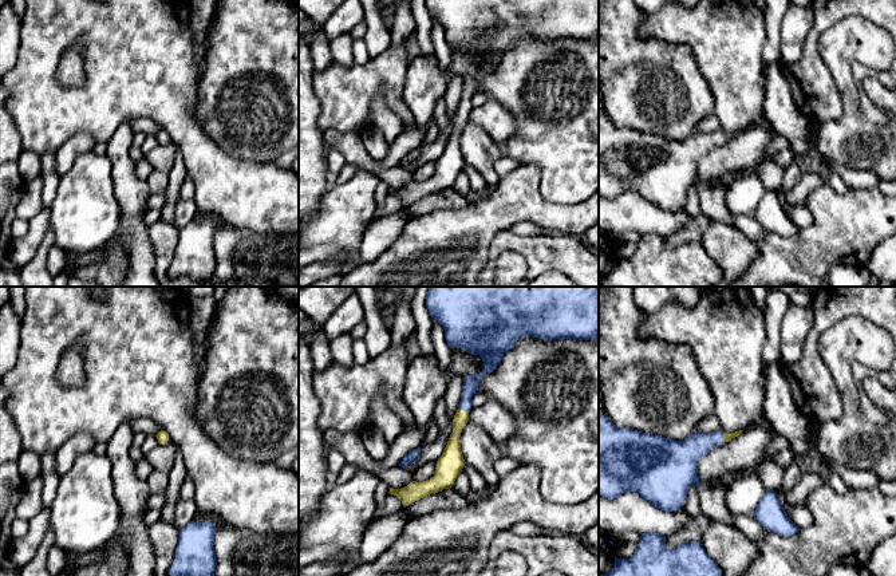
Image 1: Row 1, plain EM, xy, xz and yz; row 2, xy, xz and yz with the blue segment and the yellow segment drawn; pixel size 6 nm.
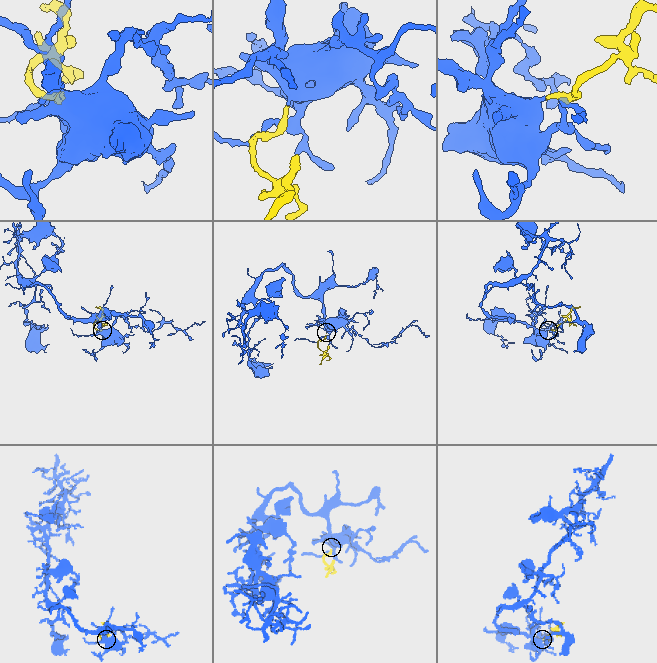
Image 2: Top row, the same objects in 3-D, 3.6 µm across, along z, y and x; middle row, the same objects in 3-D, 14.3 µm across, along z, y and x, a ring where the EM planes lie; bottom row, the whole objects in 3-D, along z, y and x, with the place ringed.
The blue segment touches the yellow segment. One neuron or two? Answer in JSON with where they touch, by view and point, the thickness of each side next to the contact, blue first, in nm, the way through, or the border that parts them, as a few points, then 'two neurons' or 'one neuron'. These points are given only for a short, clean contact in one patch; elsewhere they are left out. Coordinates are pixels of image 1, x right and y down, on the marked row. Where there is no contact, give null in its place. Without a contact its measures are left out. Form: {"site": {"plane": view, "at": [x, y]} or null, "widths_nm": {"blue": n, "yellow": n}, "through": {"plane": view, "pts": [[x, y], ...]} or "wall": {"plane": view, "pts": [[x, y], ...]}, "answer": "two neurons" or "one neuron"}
{"site": {"plane": "xz", "at": [464, 410]}, "widths_nm": {"blue": 100, "yellow": 100}, "through": {"plane": "xz", "pts": [[470, 383], [464, 410], [454, 436], [453, 449]]}, "answer": "one neuron"}

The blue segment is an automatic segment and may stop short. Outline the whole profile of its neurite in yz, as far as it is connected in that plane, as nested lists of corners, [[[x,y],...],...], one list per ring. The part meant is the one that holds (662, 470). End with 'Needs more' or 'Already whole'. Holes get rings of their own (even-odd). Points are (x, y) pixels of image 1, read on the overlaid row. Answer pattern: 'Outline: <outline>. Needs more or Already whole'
Outline: [[[600,415],[599,496],[613,500],[625,492],[636,492],[660,510],[678,512],[686,504],[688,489],[699,484],[699,459],[742,431],[695,431],[684,441],[675,441],[619,429],[607,415]]]. Needs more

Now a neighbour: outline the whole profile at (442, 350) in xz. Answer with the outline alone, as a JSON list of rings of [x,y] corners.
[[[437,320],[433,323],[431,342],[434,346],[435,356],[438,358],[439,368],[443,372],[447,372],[451,362],[451,347],[445,339],[443,327]]]

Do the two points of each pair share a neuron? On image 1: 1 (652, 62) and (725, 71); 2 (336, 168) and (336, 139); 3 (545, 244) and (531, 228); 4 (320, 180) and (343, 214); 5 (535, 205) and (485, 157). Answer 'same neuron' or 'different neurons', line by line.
1: different neurons
2: different neurons
3: different neurons
4: different neurons
5: different neurons

